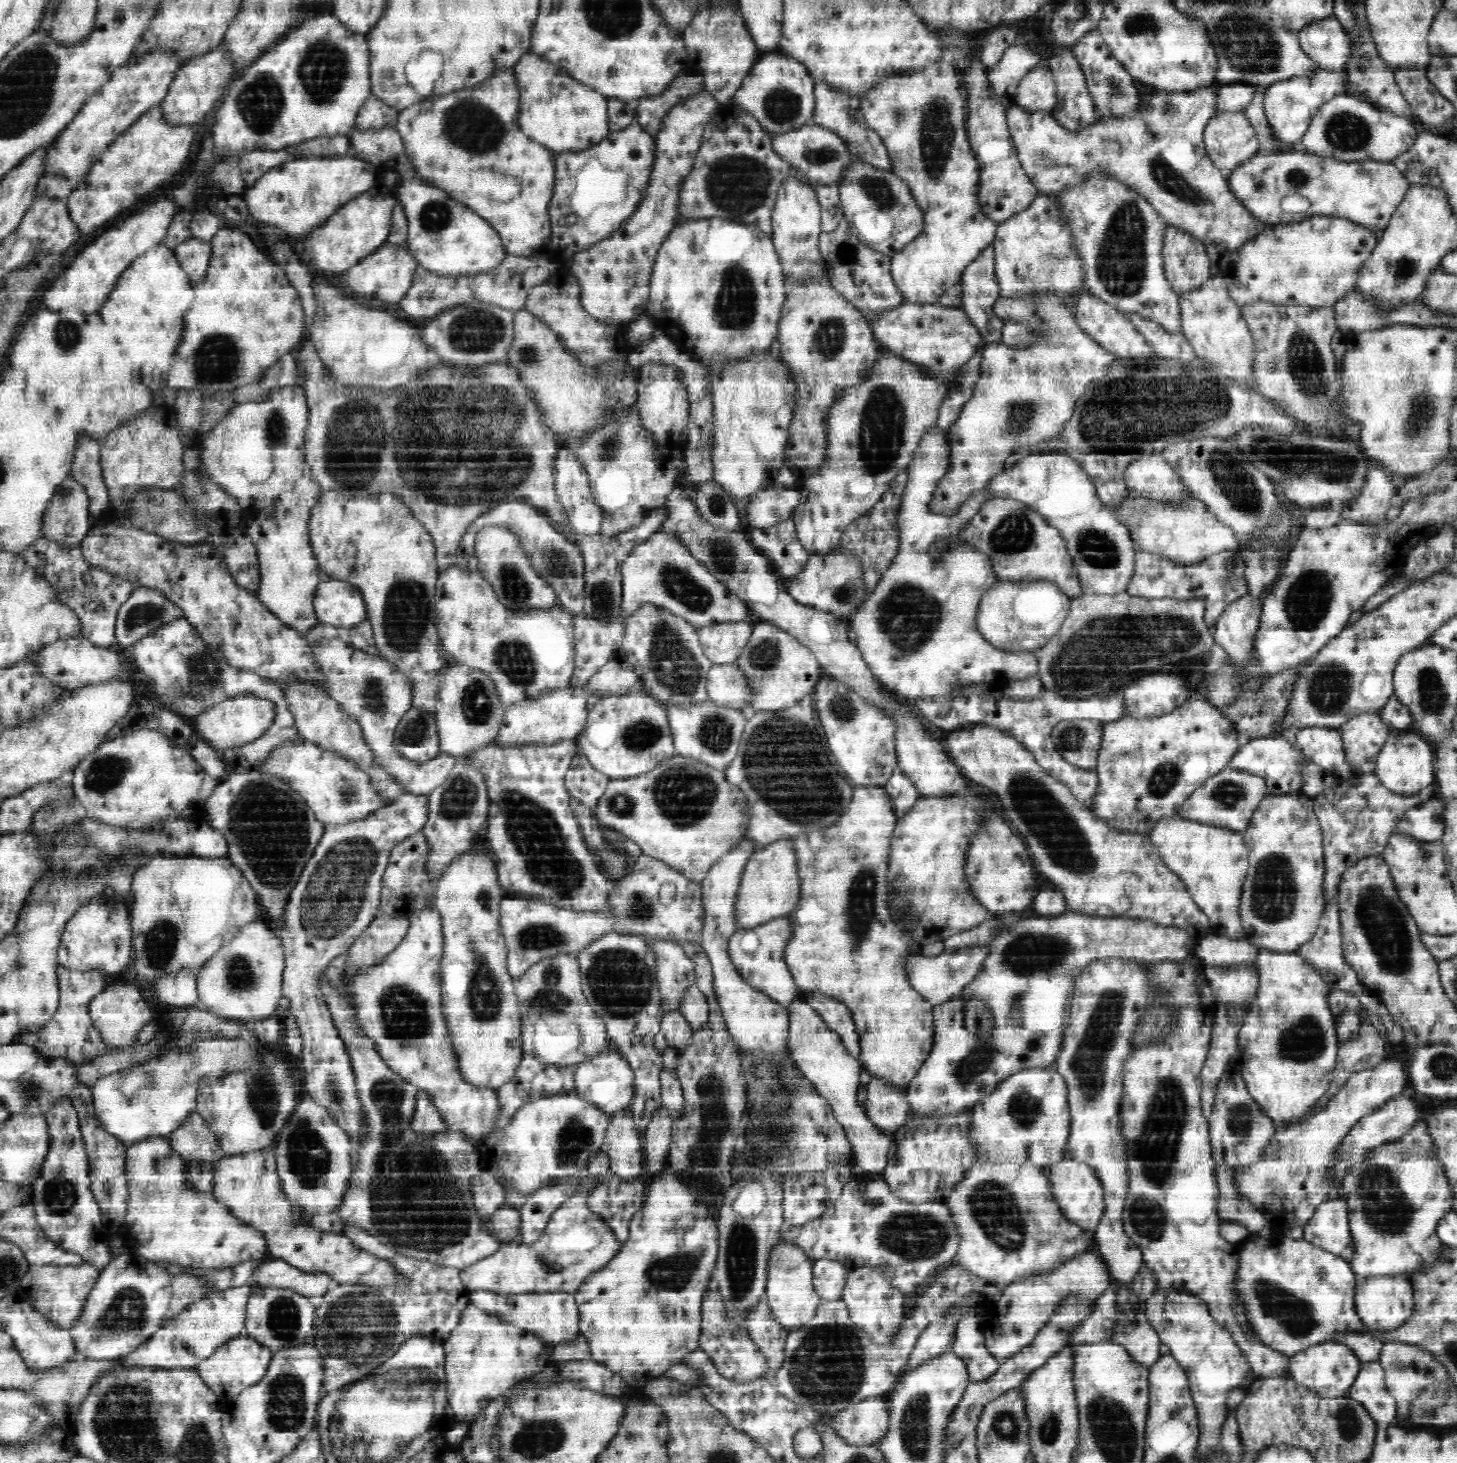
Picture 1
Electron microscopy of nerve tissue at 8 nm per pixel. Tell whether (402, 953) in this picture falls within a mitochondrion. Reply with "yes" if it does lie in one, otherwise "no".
no

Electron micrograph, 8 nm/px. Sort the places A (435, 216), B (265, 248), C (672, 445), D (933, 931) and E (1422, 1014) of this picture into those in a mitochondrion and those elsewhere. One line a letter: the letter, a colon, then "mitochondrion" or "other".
A: mitochondrion
B: other
C: other
D: other
E: other

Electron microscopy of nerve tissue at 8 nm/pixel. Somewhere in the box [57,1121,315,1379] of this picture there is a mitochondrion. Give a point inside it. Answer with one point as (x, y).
(126, 1312)

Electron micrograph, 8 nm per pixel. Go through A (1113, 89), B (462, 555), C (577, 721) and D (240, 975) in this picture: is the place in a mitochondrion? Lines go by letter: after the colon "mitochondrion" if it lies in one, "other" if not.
A: mitochondrion
B: other
C: other
D: mitochondrion

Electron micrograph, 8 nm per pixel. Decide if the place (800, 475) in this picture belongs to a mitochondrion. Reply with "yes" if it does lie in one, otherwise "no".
no

